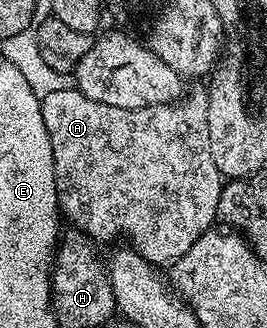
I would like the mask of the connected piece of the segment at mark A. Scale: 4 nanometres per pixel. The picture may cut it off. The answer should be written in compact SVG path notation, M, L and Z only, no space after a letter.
M76 88L64 92L51 92L42 98L42 115L44 128L48 128L48 136L52 140L52 156L54 157L54 175L56 176L56 196L58 197L59 211L64 215L71 227L83 230L89 234L95 243L110 242L113 238L127 238L129 249L135 250L144 260L148 260L155 267L166 268L175 262L206 230L215 225L218 218L218 205L224 179L216 168L216 160L212 160L212 144L208 140L208 104L206 90L194 90L178 99L176 104L165 106L156 104L148 108L112 108L108 104L100 104L96 100L88 100Z

